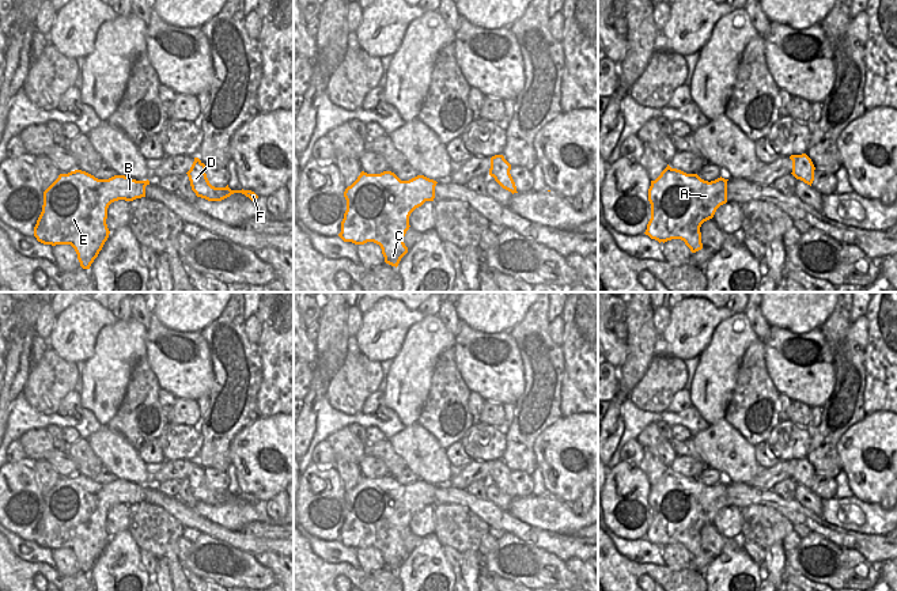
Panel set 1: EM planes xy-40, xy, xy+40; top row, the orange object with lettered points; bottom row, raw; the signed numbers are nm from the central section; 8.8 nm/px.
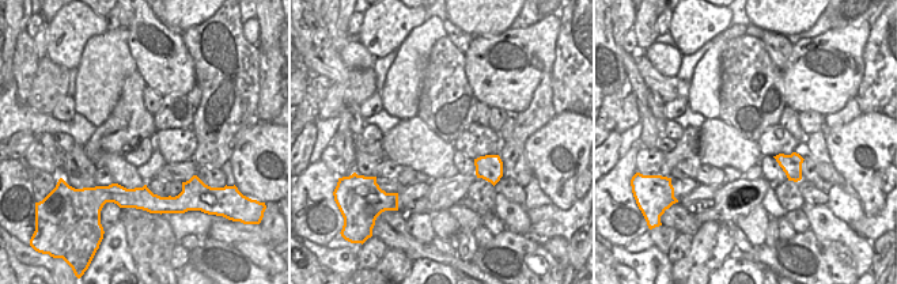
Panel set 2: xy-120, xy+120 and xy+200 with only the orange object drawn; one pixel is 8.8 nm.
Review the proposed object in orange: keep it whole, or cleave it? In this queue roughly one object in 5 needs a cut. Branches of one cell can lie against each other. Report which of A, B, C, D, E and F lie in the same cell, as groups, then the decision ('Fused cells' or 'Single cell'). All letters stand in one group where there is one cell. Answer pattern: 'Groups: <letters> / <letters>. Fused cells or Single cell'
Groups: A B C D E F. Single cell.

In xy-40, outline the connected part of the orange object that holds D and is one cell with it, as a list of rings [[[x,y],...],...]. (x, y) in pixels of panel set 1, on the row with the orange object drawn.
[[[194,158],[193,164],[186,174],[189,177],[192,190],[196,193],[196,196],[208,201],[222,201],[234,193],[242,193],[251,201],[258,198],[258,196],[251,190],[231,190],[228,185],[226,187],[212,186],[205,174],[205,164],[198,158]]]

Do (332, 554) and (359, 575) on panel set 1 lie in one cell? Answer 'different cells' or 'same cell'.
different cells

